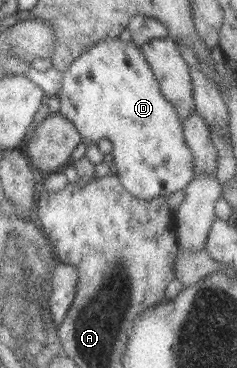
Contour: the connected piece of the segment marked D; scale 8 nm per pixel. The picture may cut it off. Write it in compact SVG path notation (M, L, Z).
M104 38L104 40L96 42L94 45L90 46L90 48L85 49L84 52L76 57L68 68L61 73L60 87L58 87L56 93L52 96L58 97L59 99L60 107L58 114L66 118L75 127L82 139L91 141L94 144L98 143L99 139L110 141L112 150L107 158L108 162L114 163L116 169L114 175L119 179L120 185L134 197L146 200L158 196L168 196L170 193L174 193L174 191L184 188L184 186L186 186L186 184L194 177L193 159L192 156L190 156L190 150L184 141L180 118L178 117L178 114L176 114L174 106L160 94L158 84L156 84L156 78L154 77L154 74L152 74L152 70L148 68L144 56L140 54L140 46L134 44L132 40L129 39L128 42L124 42L120 40L120 38Z

